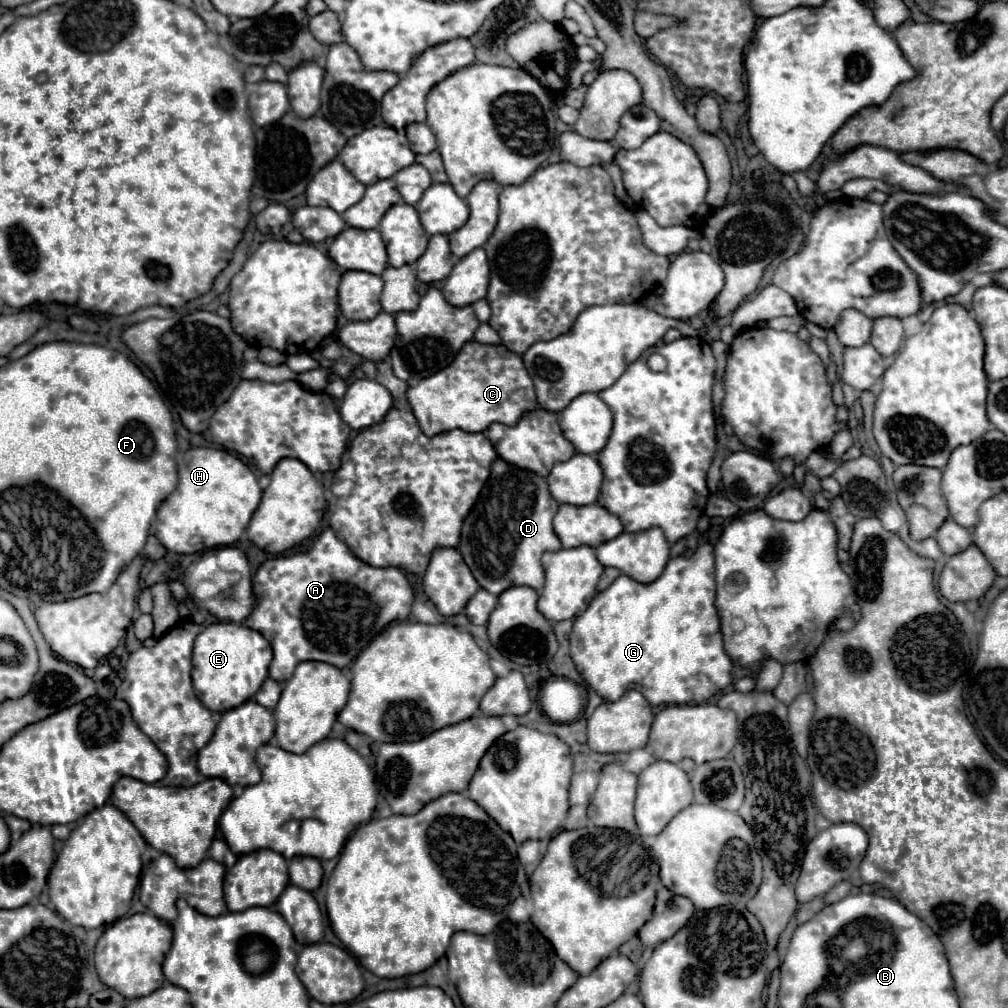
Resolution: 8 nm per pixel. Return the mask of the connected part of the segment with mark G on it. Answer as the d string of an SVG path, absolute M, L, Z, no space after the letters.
M701 540L697 550L693 552L693 556L685 558L685 556L675 556L667 562L663 574L651 582L651 584L641 584L641 582L635 582L633 578L621 574L609 588L605 588L603 592L599 592L587 606L585 612L581 612L577 618L575 618L575 624L573 624L573 632L569 636L569 642L571 642L571 658L579 670L579 674L583 676L583 680L603 698L603 700L619 700L627 690L631 688L637 688L653 706L659 706L659 704L699 704L699 702L705 702L709 700L713 694L725 690L731 682L733 682L733 662L727 658L727 654L723 652L723 640L721 640L721 630L719 630L719 616L715 612L715 568L713 568L713 544L707 542L707 540Z

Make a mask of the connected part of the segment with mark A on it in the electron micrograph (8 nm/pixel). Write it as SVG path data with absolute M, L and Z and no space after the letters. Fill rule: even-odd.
M331 528L321 530L307 552L297 552L291 556L277 556L265 560L253 578L255 608L247 616L245 624L261 632L271 648L273 662L269 666L269 676L277 682L285 682L295 672L295 666L305 660L327 662L337 668L349 666L357 654L393 620L407 620L413 604L413 588L399 568L373 568L363 560L355 558L347 544L335 536Z

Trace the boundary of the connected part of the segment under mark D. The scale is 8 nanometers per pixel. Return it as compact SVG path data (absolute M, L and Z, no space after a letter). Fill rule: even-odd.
M501 458L493 462L489 480L463 522L461 544L457 548L481 588L491 594L501 594L511 586L543 588L545 576L541 556L547 550L557 552L561 548L551 524L557 508L559 504L549 496L547 480L543 476L513 466Z

